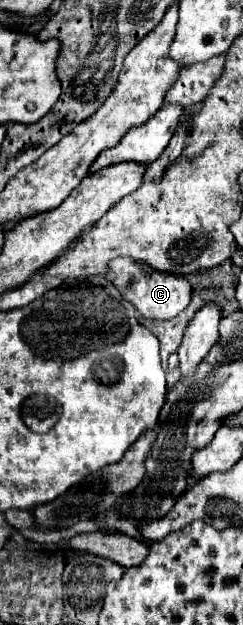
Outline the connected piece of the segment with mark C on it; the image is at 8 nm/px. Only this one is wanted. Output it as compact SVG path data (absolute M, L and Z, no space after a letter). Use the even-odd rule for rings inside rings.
M114 258L110 262L110 282L120 290L120 294L136 306L136 310L150 320L170 320L178 316L192 298L192 286L184 276L176 274L160 274L146 270L146 264L136 262L132 258Z

